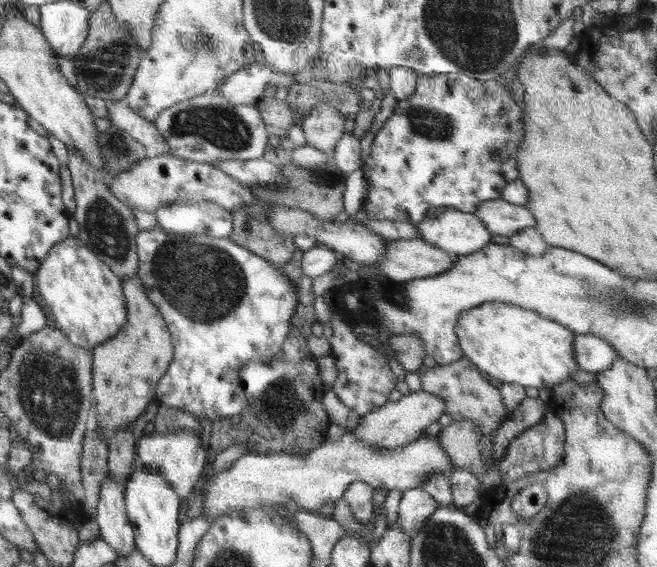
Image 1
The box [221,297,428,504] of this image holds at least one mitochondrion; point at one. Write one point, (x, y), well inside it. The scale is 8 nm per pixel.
(282, 402)

